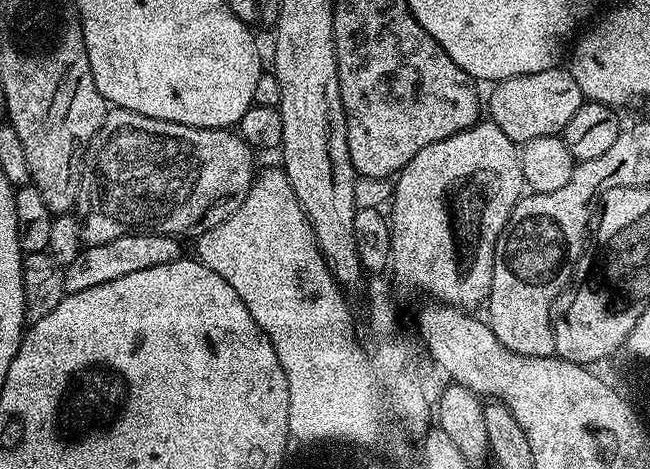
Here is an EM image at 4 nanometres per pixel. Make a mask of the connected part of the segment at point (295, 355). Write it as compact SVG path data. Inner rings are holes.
M283 167L268 168L261 176L259 173L240 209L226 222L200 232L195 240L195 255L200 263L214 270L218 278L230 282L246 310L250 310L250 318L254 318L266 338L270 338L274 354L278 354L278 362L282 362L282 370L286 370L286 386L290 386L290 432L295 439L297 436L298 441L304 442L310 436L369 435L380 416L396 416L396 420L404 420L408 428L420 428L420 412L424 412L424 408L420 408L416 388L412 388L412 384L400 384L400 388L380 384L376 372L372 372L372 364L368 364L364 352L356 348L356 340L352 340L352 320L348 320L348 308L344 308L349 297L328 269L308 215L302 210Z

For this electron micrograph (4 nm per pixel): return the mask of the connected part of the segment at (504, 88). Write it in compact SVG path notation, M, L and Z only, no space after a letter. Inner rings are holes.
M564 66L502 80L493 88L496 89L486 96L487 115L489 112L491 123L496 124L498 130L502 130L502 134L517 146L534 138L560 136L570 118L574 118L586 102L582 90L578 90L578 82L574 82L571 71Z

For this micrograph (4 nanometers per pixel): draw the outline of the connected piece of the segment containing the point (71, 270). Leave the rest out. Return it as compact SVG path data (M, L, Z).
M135 232L123 235L122 238L112 239L110 242L87 245L80 250L72 262L63 267L65 295L102 285L103 282L113 281L123 274L132 274L137 270L146 270L152 266L179 260L184 254L180 243L181 241L173 236L163 236L153 232Z

